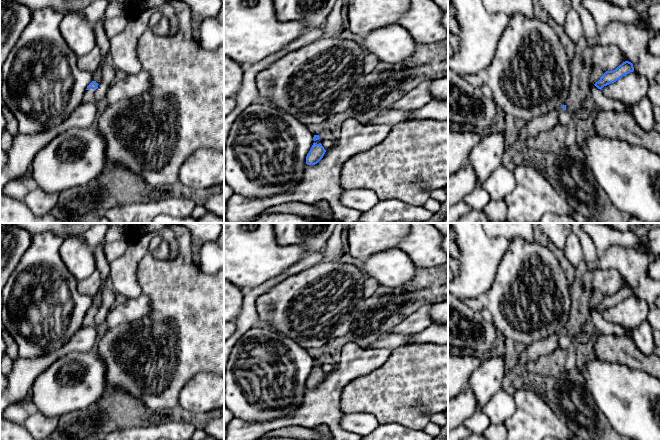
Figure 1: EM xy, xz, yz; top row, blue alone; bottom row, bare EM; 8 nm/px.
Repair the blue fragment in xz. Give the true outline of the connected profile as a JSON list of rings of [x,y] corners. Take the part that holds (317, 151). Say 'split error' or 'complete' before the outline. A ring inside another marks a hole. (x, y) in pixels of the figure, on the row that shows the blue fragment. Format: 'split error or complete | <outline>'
split error | [[[314,135],[314,143],[306,156],[306,164],[307,165],[315,165],[317,164],[324,156],[326,150],[319,142],[319,135]]]

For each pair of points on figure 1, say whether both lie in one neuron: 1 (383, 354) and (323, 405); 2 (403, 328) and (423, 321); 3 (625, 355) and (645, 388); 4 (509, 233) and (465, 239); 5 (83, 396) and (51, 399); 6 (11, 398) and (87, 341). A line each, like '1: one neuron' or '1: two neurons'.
1: one neuron
2: one neuron
3: two neurons
4: two neurons
5: one neuron
6: one neuron

